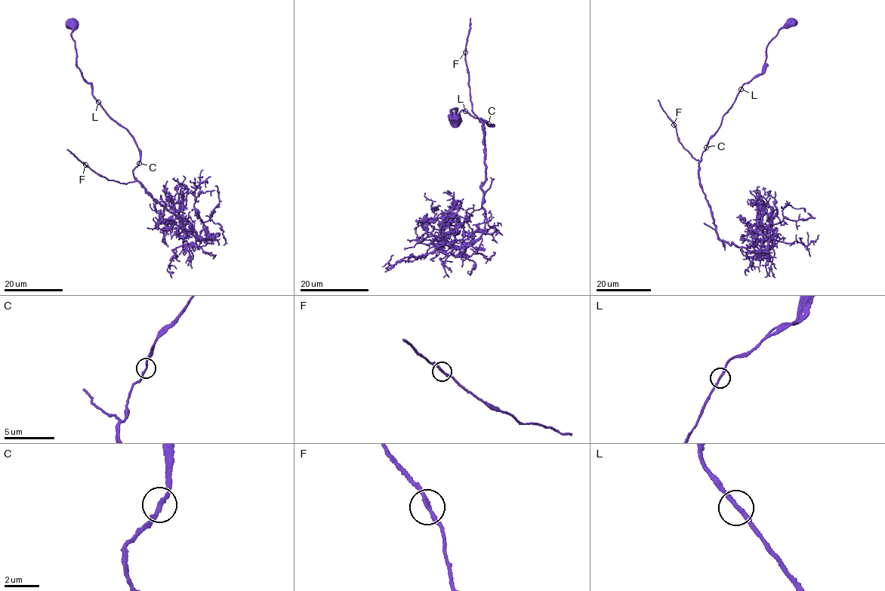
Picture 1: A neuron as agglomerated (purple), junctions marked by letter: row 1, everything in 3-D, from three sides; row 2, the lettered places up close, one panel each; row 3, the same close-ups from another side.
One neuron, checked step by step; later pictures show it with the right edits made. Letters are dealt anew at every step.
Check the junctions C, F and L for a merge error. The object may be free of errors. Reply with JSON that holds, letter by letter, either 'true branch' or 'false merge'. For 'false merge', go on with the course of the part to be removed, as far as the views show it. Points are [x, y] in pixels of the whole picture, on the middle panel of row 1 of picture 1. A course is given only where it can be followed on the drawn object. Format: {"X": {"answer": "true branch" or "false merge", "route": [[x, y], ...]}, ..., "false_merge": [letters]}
{"C": {"answer": "true branch"}, "F": {"answer": "true branch"}, "L": {"answer": "true branch"}, "false_merge": []}

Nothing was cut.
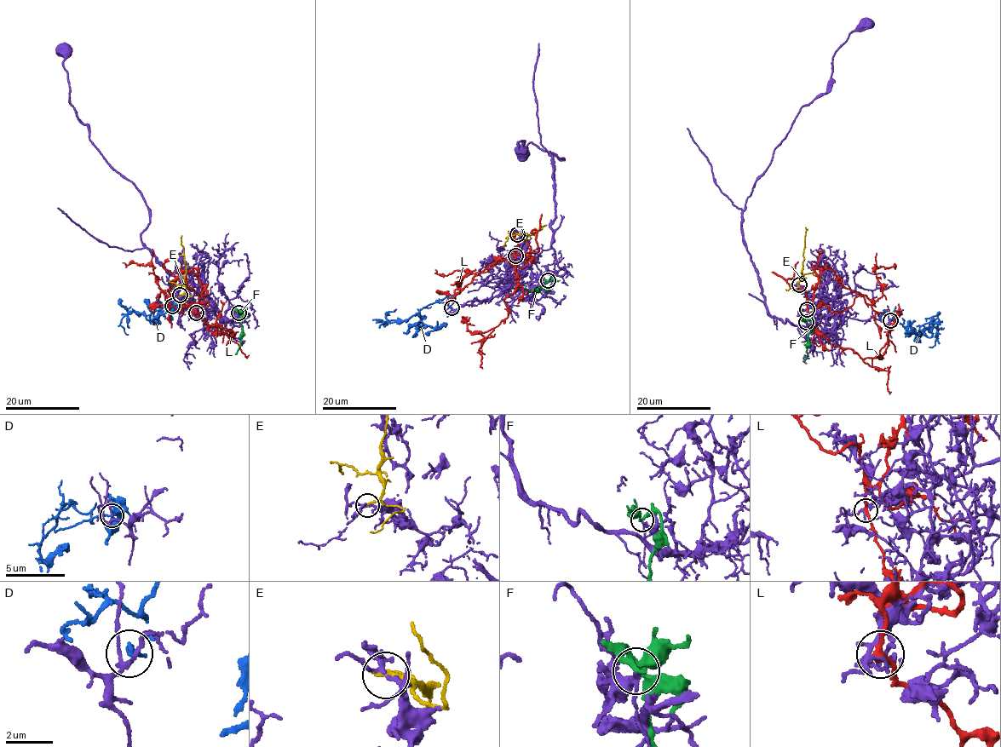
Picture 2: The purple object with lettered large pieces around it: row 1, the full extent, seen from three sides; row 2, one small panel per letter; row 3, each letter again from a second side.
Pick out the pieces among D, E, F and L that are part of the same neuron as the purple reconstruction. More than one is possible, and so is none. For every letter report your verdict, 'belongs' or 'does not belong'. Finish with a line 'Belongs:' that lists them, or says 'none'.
D: does not belong
E: does not belong
F: does not belong
L: does not belong
Belongs: none

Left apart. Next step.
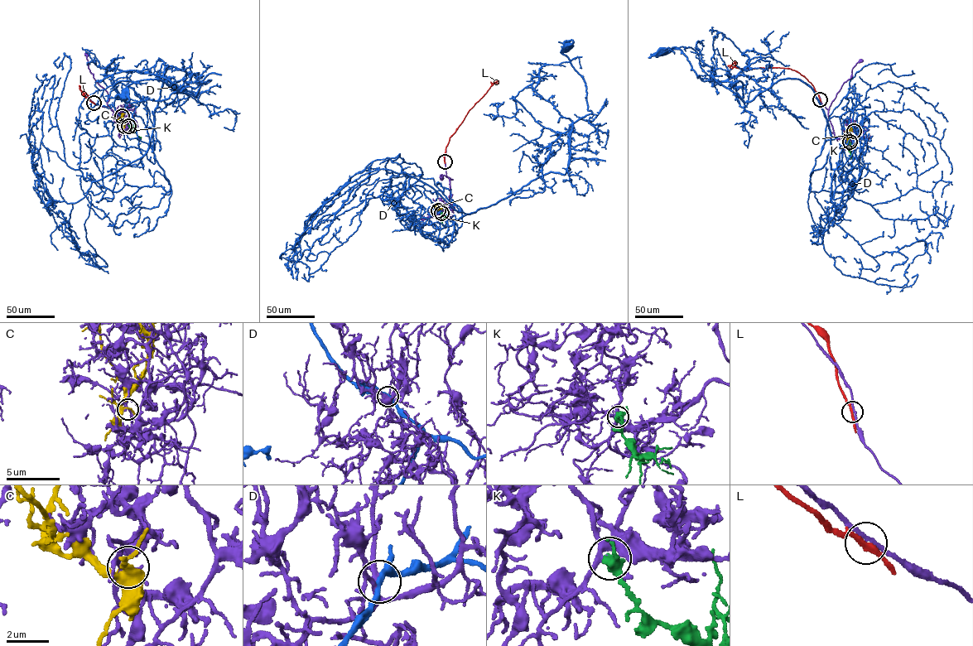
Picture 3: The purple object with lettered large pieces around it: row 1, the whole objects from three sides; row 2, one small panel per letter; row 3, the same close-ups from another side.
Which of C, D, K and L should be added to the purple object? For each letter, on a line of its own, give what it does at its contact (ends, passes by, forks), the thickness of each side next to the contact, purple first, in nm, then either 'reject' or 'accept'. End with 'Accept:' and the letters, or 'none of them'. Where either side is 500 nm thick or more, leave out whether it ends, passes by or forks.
C: it forks | 140/280 nm | reject
D: it passes by | 280/280 nm | reject
K: it passes by | 200/460 nm | accept
L: it passes by | 160/220 nm | reject
Accept: K

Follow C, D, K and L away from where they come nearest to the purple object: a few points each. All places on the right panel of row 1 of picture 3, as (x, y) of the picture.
C: (849, 140), (850, 127), (853, 127)
D: (854, 131), (831, 169), (811, 88), (782, 79), (746, 102), (726, 81), (788, 31)
K: (849, 142), (851, 158)
L: (820, 99), (805, 77), (789, 69), (739, 68), (735, 66), (734, 62), (729, 67)

